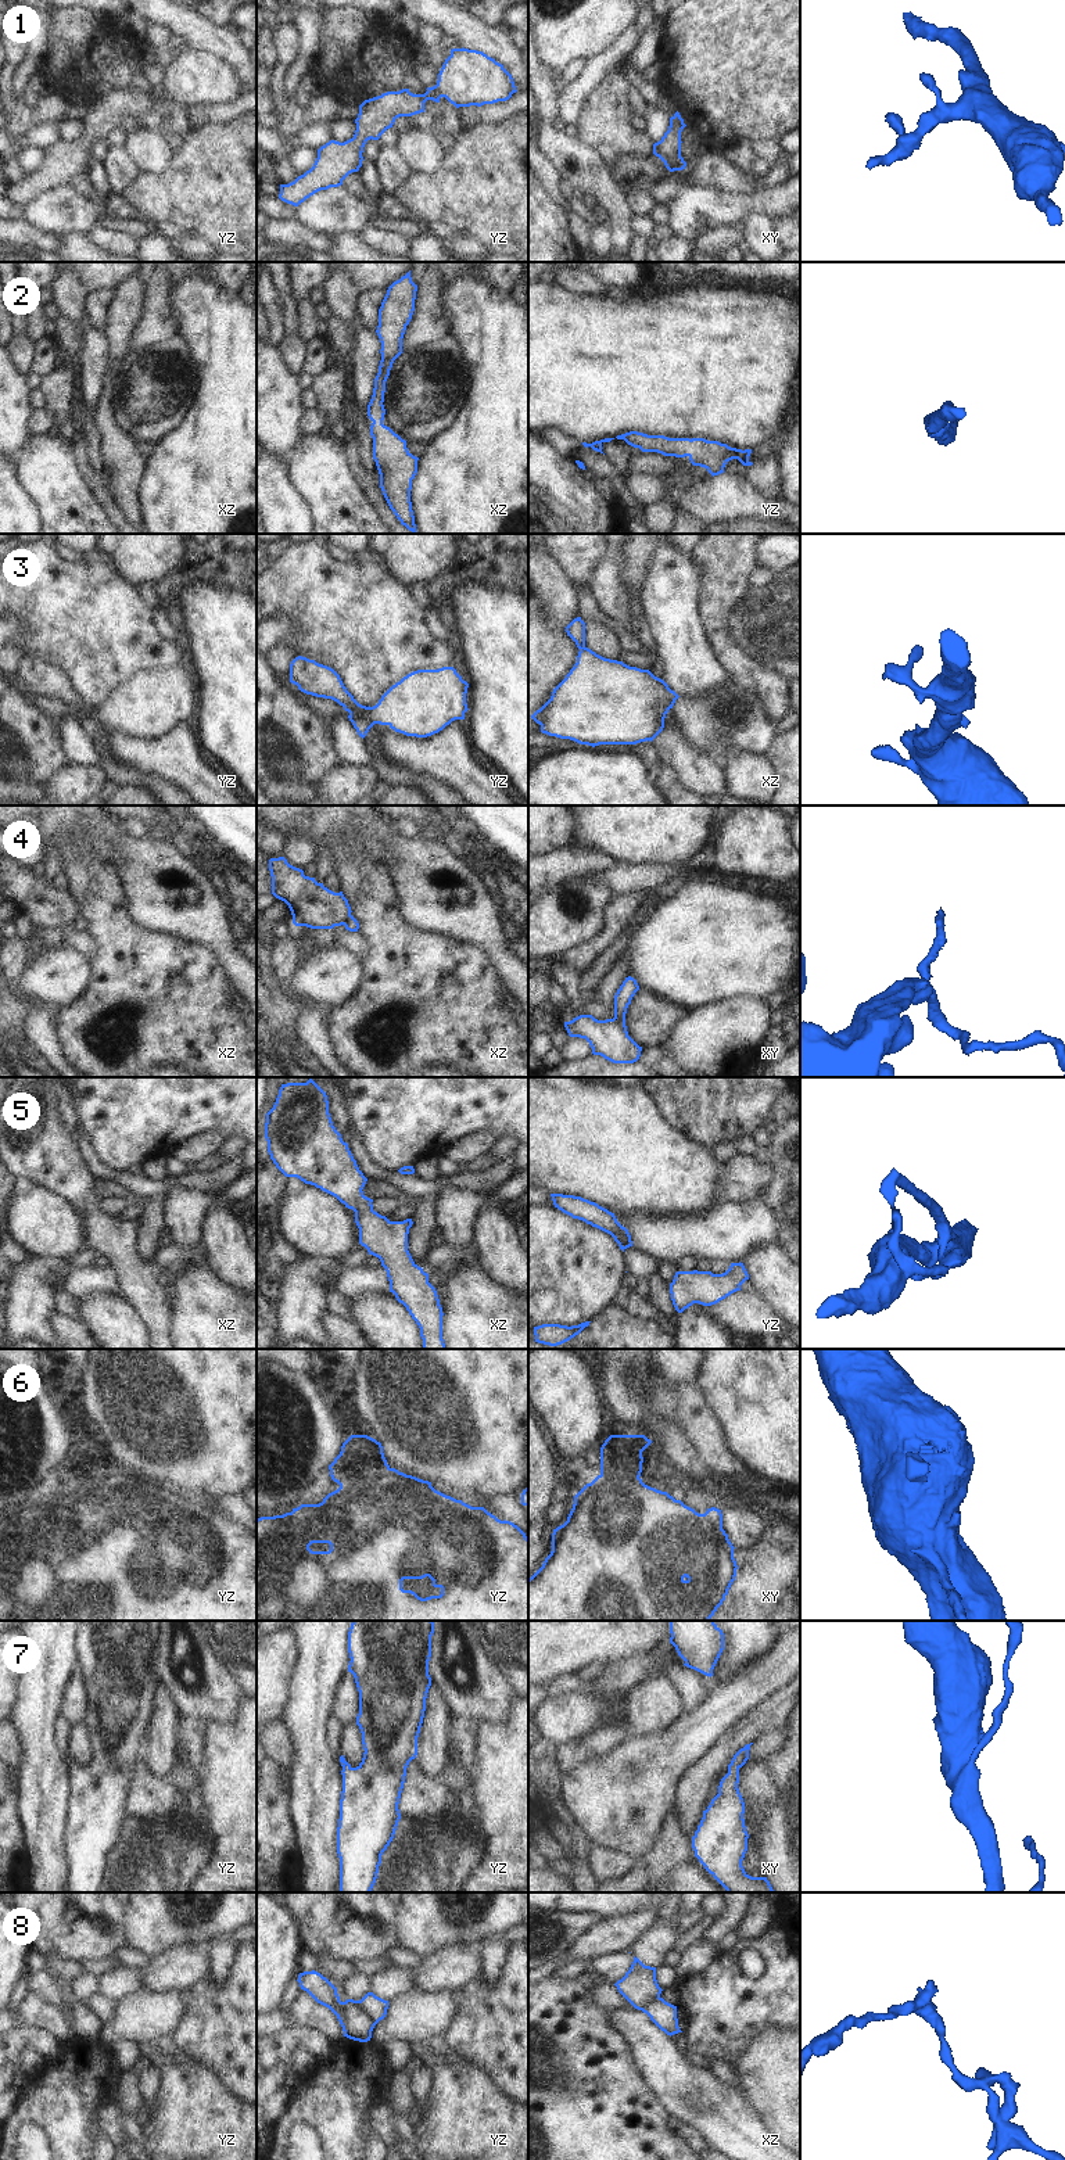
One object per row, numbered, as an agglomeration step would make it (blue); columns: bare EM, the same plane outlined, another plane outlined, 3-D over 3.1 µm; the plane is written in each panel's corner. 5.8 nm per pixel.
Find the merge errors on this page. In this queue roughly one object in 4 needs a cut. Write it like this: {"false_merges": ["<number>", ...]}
{"false_merges": ["4", "8"]}

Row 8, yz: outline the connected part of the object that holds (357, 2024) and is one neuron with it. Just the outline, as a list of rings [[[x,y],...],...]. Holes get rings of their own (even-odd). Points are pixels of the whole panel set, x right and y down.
[[[315,1970],[300,1973],[297,1981],[301,1989],[337,2016],[344,2037],[359,2042],[370,2041],[374,2024],[372,2017],[362,2009],[359,2001],[347,1999],[341,2002],[337,1988]]]

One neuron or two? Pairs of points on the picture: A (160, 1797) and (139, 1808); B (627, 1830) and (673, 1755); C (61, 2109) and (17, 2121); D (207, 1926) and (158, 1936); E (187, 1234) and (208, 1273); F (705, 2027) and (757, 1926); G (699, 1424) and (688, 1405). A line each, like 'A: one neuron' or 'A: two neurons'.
A: one neuron
B: one neuron
C: one neuron
D: one neuron
E: two neurons
F: two neurons
G: one neuron

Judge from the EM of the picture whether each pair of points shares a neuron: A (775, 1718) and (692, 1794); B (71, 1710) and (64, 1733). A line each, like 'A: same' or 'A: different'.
A: same
B: different

